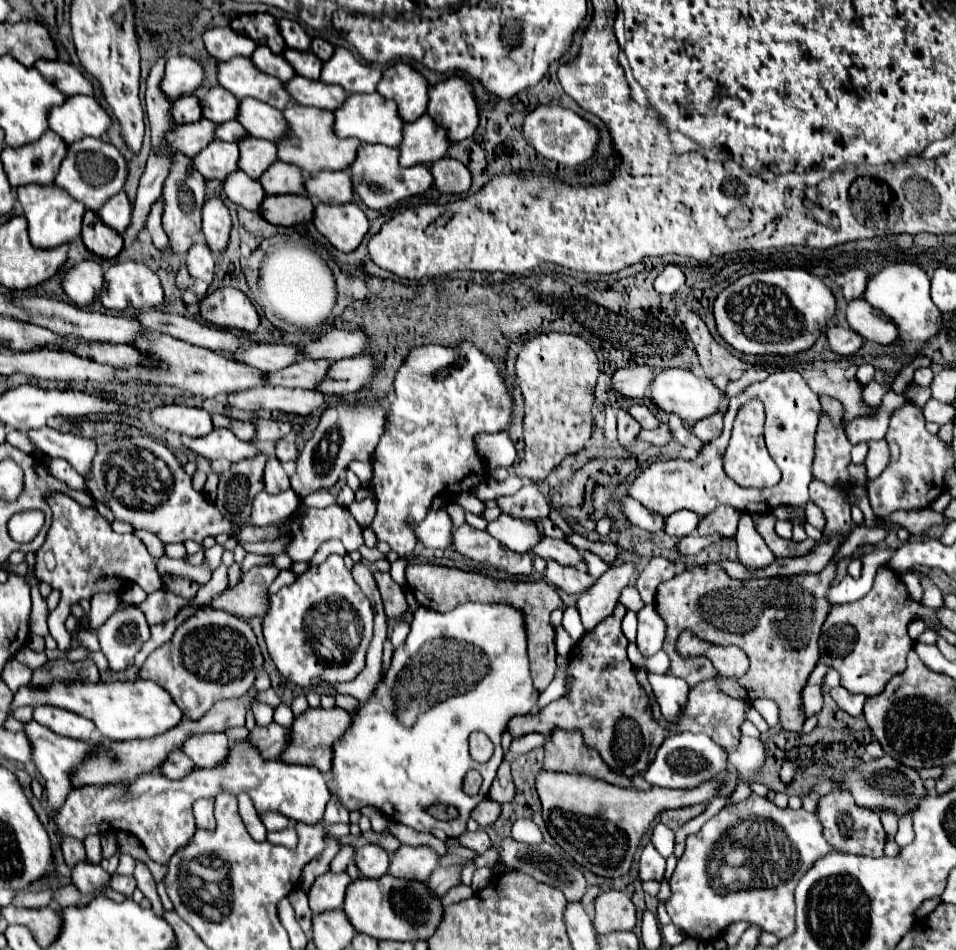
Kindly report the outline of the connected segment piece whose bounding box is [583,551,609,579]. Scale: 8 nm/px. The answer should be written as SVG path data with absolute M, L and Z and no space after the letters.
M585 551L583 553L583 559L585 559L585 563L587 563L587 573L593 577L593 579L599 579L607 569L609 569L609 565L607 563L603 563L597 555L593 555L591 551Z

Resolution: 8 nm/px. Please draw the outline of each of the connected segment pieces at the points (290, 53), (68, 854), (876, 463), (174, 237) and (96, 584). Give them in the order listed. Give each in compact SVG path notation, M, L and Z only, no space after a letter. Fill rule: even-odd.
M285 49L283 51L283 57L285 61L295 69L297 75L305 77L305 75L313 75L313 77L307 77L307 79L319 79L319 73L321 73L321 61L311 53L303 53L303 51L293 51L293 49Z
M63 837L63 841L61 841L61 849L63 849L65 861L67 861L67 865L69 865L69 867L73 867L75 863L79 863L79 861L83 861L83 859L85 859L83 841L79 841L79 839Z
M871 441L869 443L869 453L865 459L865 469L867 469L867 479L873 481L877 479L877 475L881 473L881 469L885 469L887 465L887 443L885 441Z
M177 155L163 187L163 199L165 199L163 229L169 237L169 251L177 255L185 255L189 247L195 243L195 237L201 231L201 209L205 203L205 179L199 173L189 173L187 171L189 165L191 165L189 157Z
M55 493L47 497L53 511L53 523L47 531L45 543L35 553L35 577L61 591L61 601L55 611L49 613L49 633L57 641L59 649L69 649L69 631L65 631L65 619L69 607L79 599L91 599L99 591L119 591L123 583L137 583L147 593L163 589L163 579L155 569L155 559L147 553L145 545L135 535L119 535L111 531L105 517L93 507L81 507L67 495Z

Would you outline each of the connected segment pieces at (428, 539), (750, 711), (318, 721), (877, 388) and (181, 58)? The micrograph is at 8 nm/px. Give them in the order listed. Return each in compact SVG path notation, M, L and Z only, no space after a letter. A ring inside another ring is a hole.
M431 509L421 523L411 525L419 543L429 549L447 549L451 545L451 519L445 509Z
M747 707L745 717L747 717L747 721L751 721L751 723L753 723L753 725L755 725L755 727L761 731L761 733L765 733L765 731L769 729L769 725L765 723L765 719L763 719L763 717L761 717L761 715L759 715L759 713L753 709L753 707Z
M307 709L303 715L295 717L293 725L289 727L289 747L285 747L285 755L281 755L283 763L297 763L297 765L313 765L321 773L331 771L333 759L333 743L345 733L351 723L351 715L345 709Z
M873 377L873 379L865 385L863 399L865 399L865 403L869 403L869 405L879 405L881 399L883 399L883 395L885 395L889 389L891 389L891 385L883 385L883 383L879 383L879 381Z
M169 55L165 61L165 75L161 79L161 91L171 99L191 95L203 81L203 69L197 61L185 55Z

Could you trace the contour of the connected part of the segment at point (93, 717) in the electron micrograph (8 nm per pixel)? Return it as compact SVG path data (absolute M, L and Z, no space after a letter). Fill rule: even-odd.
M55 681L47 687L41 687L33 691L31 687L21 687L11 703L11 711L23 705L53 705L67 711L73 711L89 721L95 723L97 731L109 739L109 741L131 741L131 739L145 739L163 735L169 731L169 727L175 727L183 713L173 703L173 697L157 683L153 681L115 681L115 683L89 683L89 681L77 681L77 683L61 683Z

